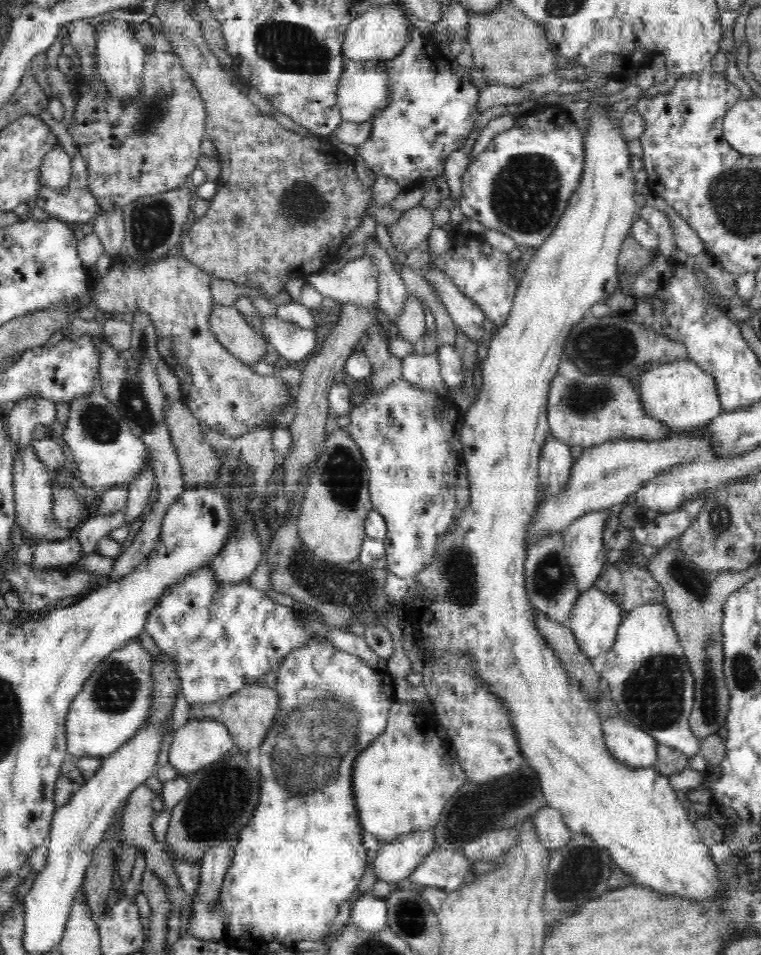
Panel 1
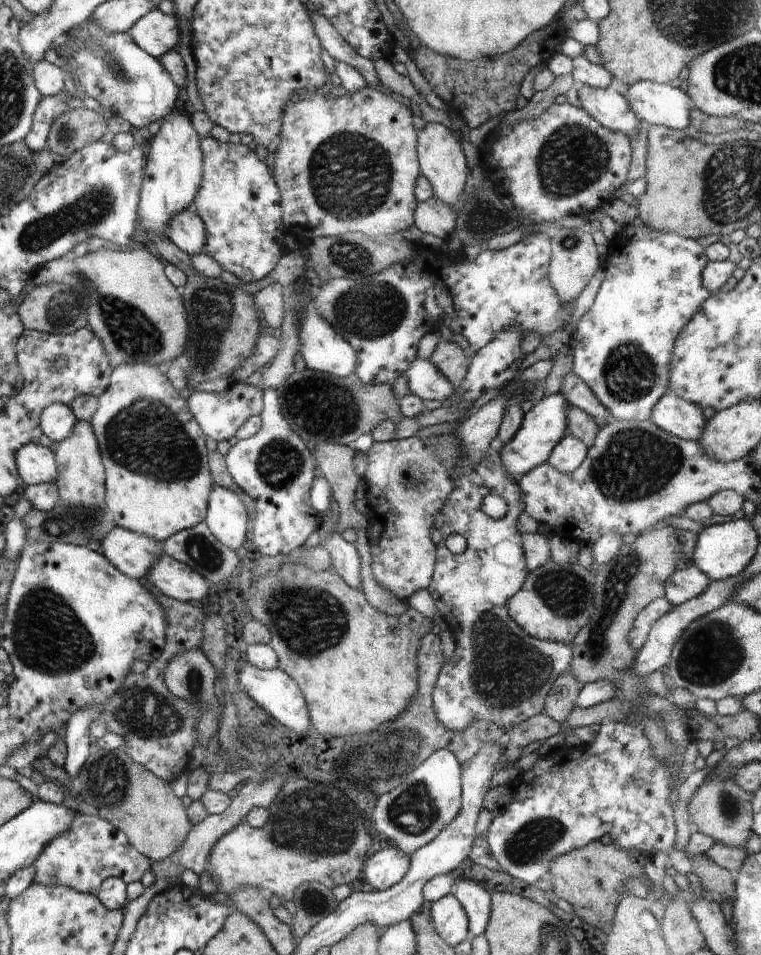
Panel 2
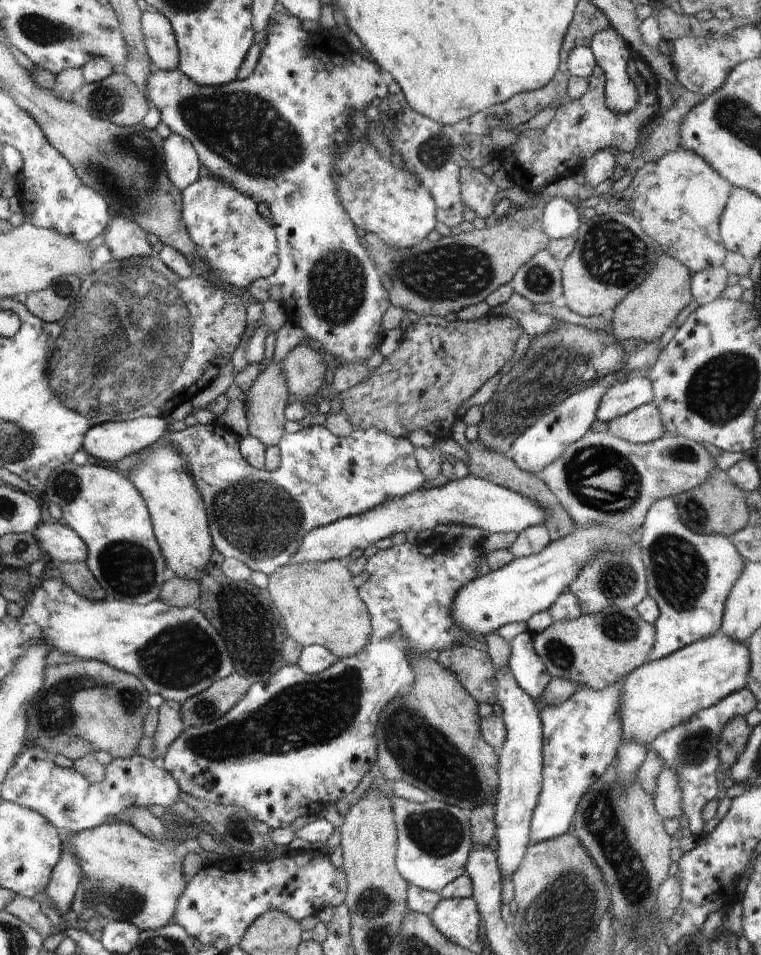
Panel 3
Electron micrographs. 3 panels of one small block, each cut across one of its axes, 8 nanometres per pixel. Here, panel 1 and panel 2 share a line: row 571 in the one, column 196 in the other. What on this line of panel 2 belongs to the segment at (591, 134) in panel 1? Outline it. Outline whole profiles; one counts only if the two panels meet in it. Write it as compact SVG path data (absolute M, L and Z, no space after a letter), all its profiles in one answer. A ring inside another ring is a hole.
M122 364L113 368L112 380L109 383L109 388L104 395L98 397L98 409L94 412L90 424L93 425L94 432L97 435L98 444L101 449L101 456L104 458L105 465L105 500L106 509L110 515L110 520L115 526L131 531L142 533L148 538L152 538L156 542L164 542L166 538L170 538L173 534L184 529L192 528L200 522L204 521L207 513L208 498L213 488L213 478L208 467L208 449L204 442L204 432L198 426L194 416L188 408L188 402L185 394L174 388L172 383L168 380L166 374L162 373L158 366L154 364Z

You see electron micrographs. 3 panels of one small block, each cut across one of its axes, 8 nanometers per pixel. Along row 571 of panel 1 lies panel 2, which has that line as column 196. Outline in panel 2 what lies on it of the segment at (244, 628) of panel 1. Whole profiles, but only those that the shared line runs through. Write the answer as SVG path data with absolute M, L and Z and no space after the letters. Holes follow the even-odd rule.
M208 134L201 139L200 144L204 160L203 178L198 194L194 196L192 207L206 228L206 244L202 252L212 256L222 271L231 272L233 276L246 283L262 280L274 270L282 256L277 244L278 234L276 234L276 232L284 232L281 196L277 181L265 160L260 160L256 152L242 143L230 141L221 143Z

